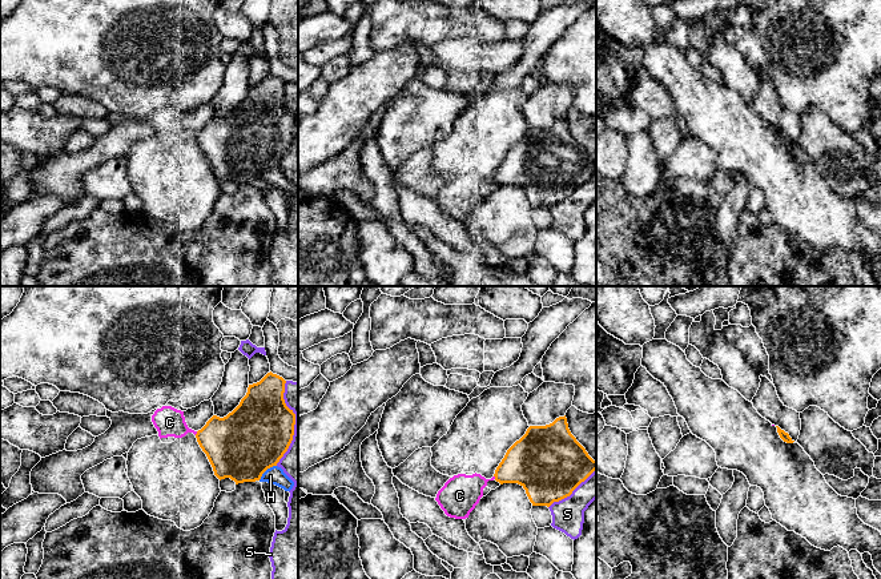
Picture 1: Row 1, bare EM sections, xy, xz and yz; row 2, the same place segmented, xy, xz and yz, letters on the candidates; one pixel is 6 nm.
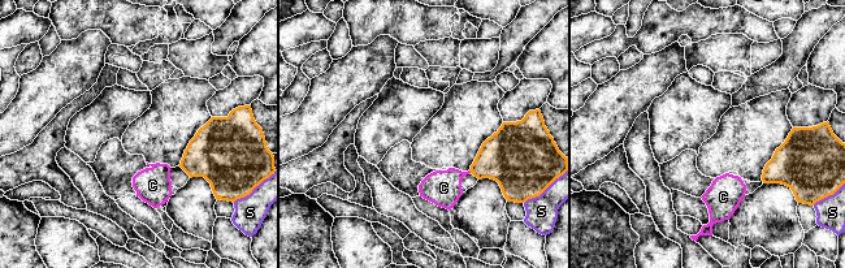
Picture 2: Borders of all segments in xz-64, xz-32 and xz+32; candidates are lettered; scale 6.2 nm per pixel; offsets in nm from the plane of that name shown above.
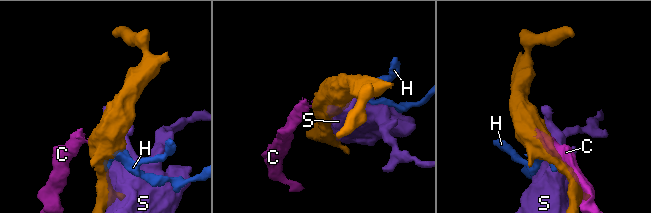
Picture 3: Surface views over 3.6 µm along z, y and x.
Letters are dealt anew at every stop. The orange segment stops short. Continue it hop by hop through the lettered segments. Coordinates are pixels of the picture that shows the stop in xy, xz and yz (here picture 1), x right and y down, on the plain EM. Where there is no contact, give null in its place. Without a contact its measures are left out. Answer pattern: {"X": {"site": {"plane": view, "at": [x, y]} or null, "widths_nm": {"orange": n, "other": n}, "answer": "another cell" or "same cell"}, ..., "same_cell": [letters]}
{"C": {"site": {"plane": "xy", "at": [197, 135]}, "widths_nm": {"orange": 380, "other": 180}, "answer": "another cell"}, "H": {"site": {"plane": "xy", "at": [266, 171]}, "widths_nm": {"orange": 420, "other": 110}, "answer": "another cell"}, "S": {"site": {"plane": "xz", "at": [571, 194]}, "widths_nm": {"orange": 440, "other": 190}, "answer": "another cell"}, "same_cell": []}

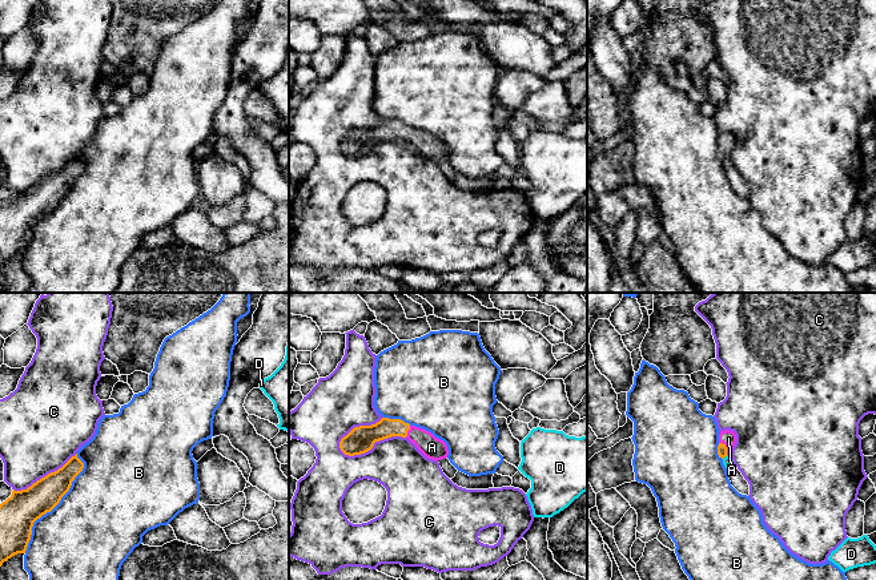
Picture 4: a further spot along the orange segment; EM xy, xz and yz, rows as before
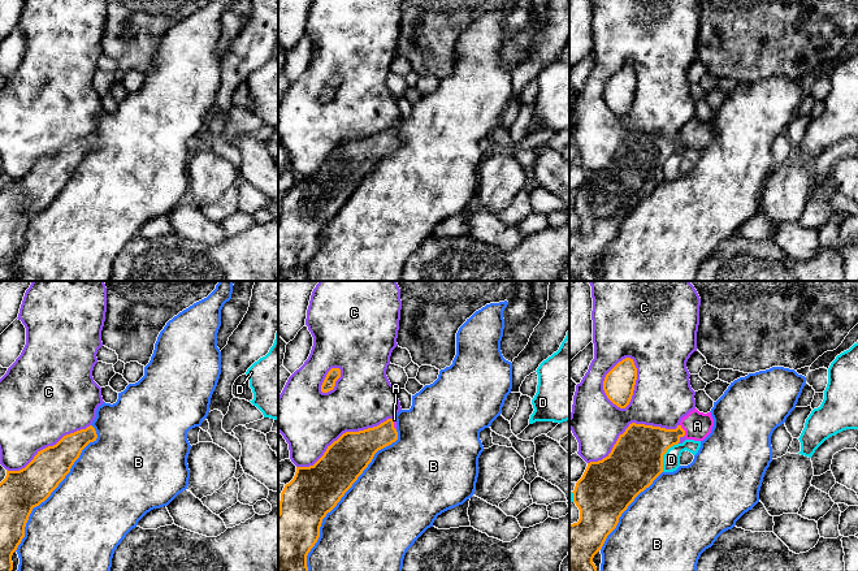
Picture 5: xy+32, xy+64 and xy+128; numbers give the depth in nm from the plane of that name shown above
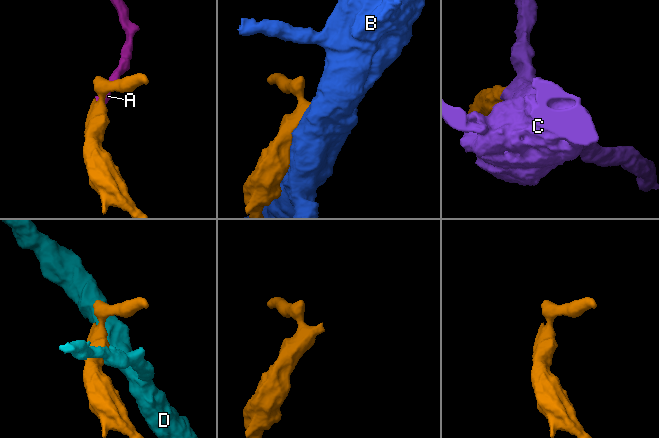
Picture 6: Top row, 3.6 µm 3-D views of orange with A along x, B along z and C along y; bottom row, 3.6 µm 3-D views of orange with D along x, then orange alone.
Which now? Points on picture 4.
{"A": {"site": {"plane": "yz", "at": [726, 149]}, "widths_nm": {"orange": 60, "other": 90}, "answer": "same cell"}, "B": {"site": {"plane": "xy", "at": [56, 206]}, "widths_nm": {"orange": 220, "other": 500}, "answer": "another cell"}, "C": {"site": {"plane": "xz", "at": [372, 149]}, "widths_nm": {"orange": 160, "other": 320}, "answer": "another cell"}, "D": {"site": {"plane": "yz", "at": [724, 158]}, "widths_nm": {"orange": 60, "other": 60}, "answer": "another cell"}, "same_cell": ["A"]}

